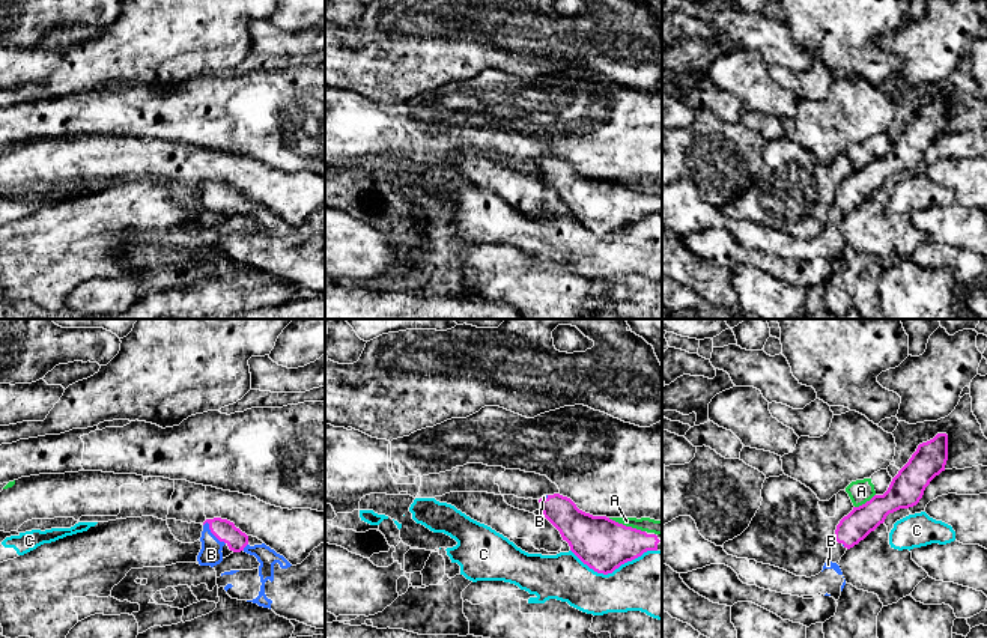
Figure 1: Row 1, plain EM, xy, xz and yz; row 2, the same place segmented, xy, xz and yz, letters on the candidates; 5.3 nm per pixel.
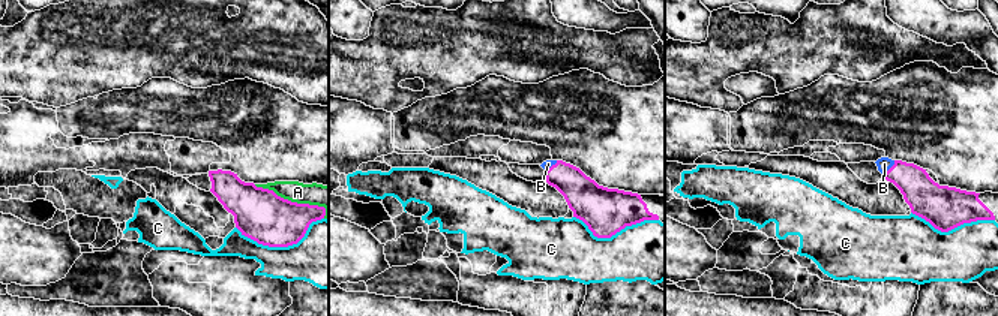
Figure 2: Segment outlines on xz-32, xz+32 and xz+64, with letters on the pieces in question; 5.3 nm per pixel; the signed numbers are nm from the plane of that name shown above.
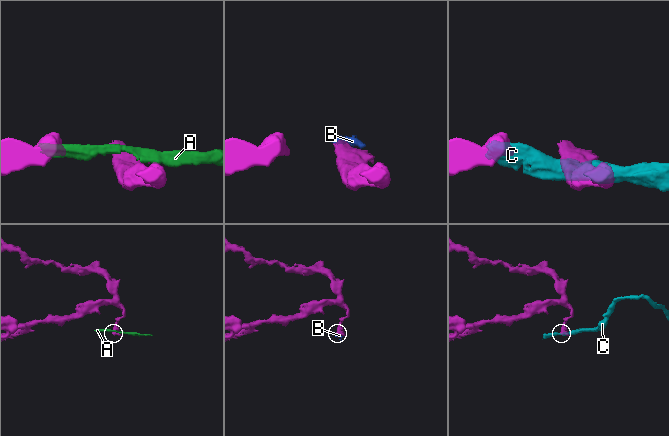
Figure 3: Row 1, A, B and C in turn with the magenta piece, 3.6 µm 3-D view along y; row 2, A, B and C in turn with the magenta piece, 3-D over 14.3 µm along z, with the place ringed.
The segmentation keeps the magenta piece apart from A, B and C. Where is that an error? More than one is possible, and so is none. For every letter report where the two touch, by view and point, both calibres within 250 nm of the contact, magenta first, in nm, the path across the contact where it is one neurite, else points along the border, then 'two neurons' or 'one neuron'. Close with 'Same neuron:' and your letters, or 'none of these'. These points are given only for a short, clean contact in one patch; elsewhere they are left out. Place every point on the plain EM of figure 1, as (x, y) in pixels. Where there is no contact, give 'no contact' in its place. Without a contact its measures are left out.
A: meets magenta in xz at (625, 188); 280 nm thick on the magenta side, 80 nm on the other; two neurons
B: meets magenta in xy at (212, 196); 120 nm thick on the magenta side, 120 nm on the other; runs through xy (224, 193), (212, 196), (211, 217); one neuron
C: meets magenta in xz at (614, 232); 280 nm thick on the magenta side, 340 nm on the other; two neurons
Same neuron: B

